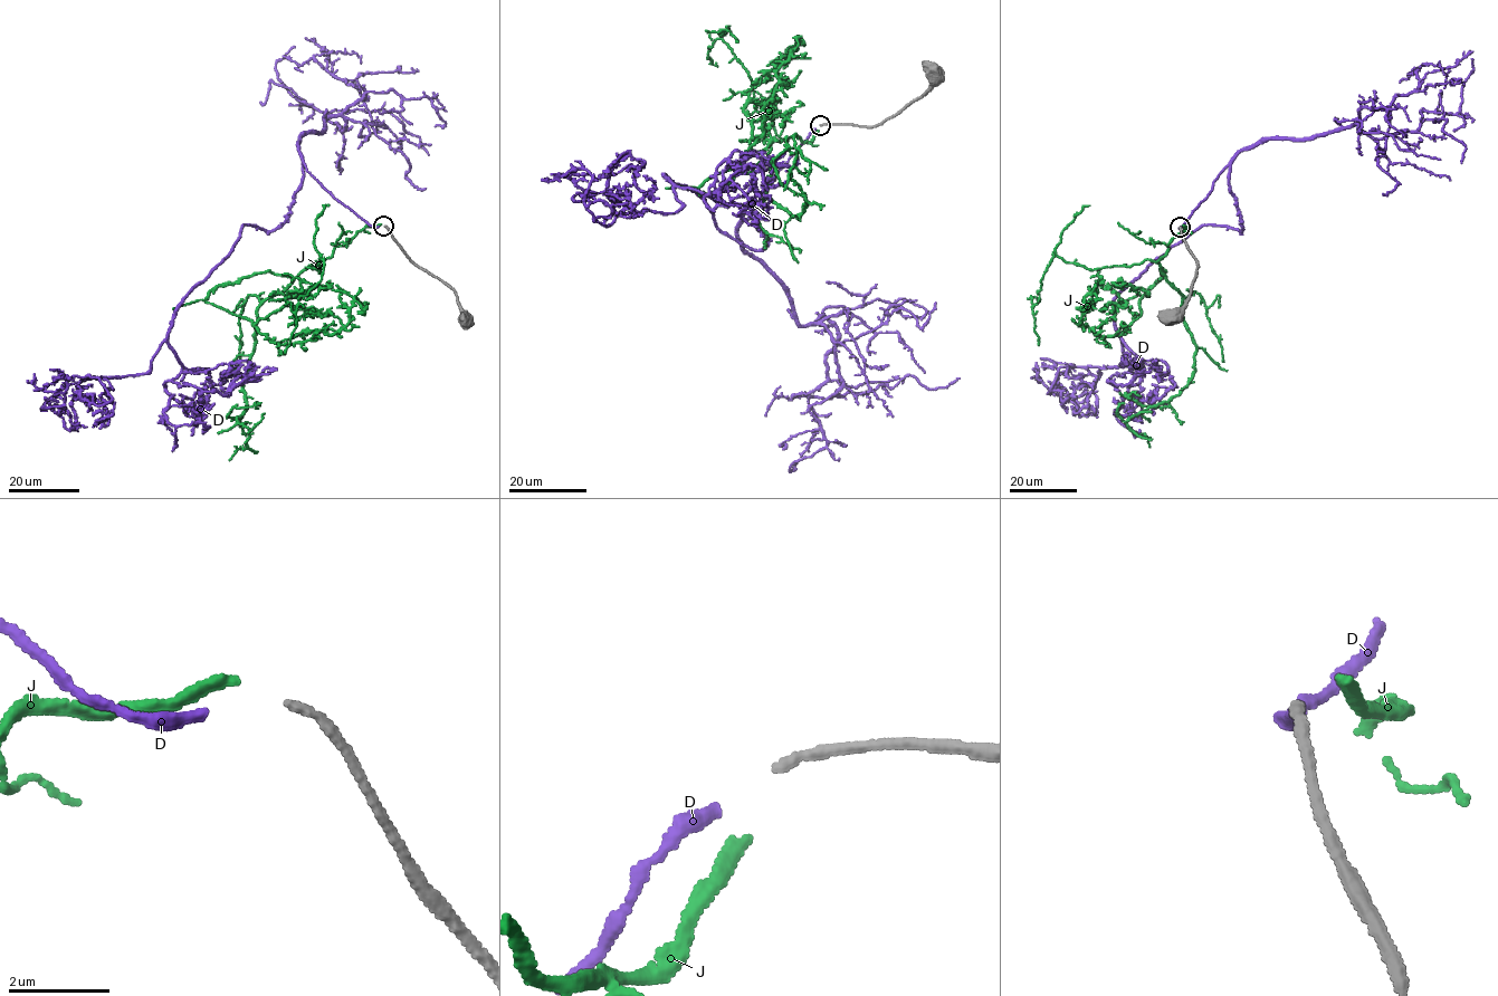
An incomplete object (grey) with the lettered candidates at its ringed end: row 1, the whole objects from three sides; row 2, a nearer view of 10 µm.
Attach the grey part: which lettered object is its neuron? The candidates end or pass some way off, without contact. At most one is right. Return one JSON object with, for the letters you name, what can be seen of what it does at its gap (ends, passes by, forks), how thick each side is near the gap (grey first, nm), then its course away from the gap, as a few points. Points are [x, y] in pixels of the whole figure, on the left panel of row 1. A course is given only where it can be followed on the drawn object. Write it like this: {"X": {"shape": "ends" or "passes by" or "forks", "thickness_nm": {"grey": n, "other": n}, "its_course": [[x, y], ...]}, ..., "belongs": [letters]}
{"D": {"shape": "ends", "thickness_nm": {"grey": 170, "other": 260}, "its_course": [[378, 226], [303, 162], [287, 219], [244, 224], [150, 370], [64, 386], [43, 409], [64, 395], [28, 381]]}, "belongs": ["D"]}

